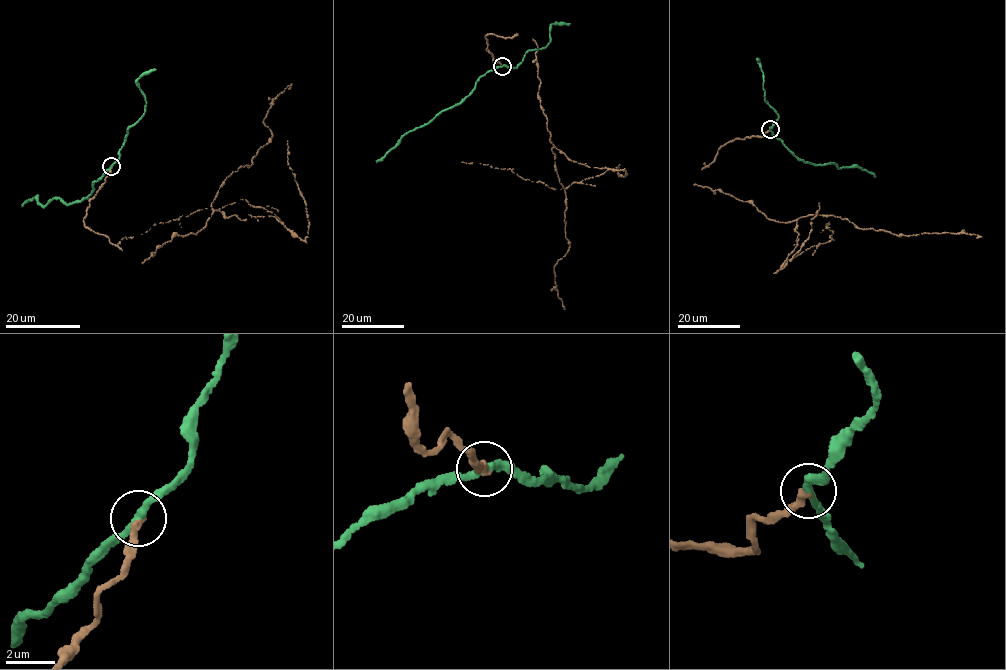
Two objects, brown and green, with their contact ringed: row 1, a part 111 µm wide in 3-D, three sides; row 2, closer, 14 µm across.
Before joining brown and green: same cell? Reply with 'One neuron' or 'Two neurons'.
Two neurons

